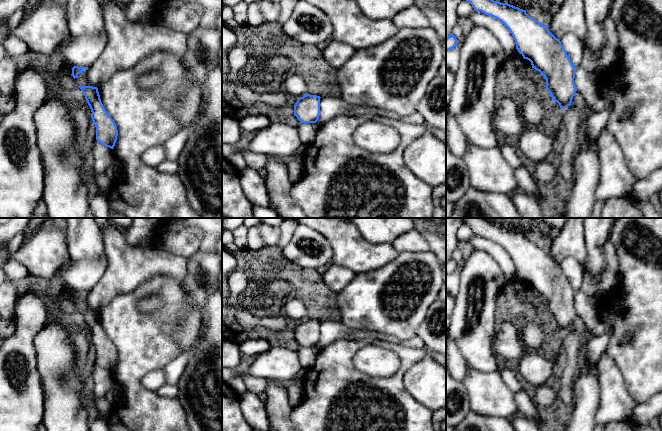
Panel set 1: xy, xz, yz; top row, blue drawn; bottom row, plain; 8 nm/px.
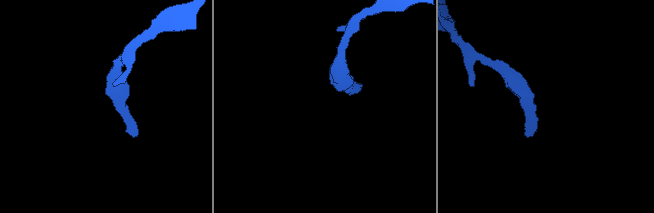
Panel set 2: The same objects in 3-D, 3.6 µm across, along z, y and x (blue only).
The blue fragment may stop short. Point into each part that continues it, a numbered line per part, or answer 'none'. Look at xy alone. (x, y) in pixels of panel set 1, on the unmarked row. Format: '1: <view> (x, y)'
none

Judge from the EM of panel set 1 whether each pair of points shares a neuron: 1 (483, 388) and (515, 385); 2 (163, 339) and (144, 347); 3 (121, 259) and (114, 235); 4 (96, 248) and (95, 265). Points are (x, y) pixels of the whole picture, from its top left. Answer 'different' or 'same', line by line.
1: different
2: same
3: same
4: different

